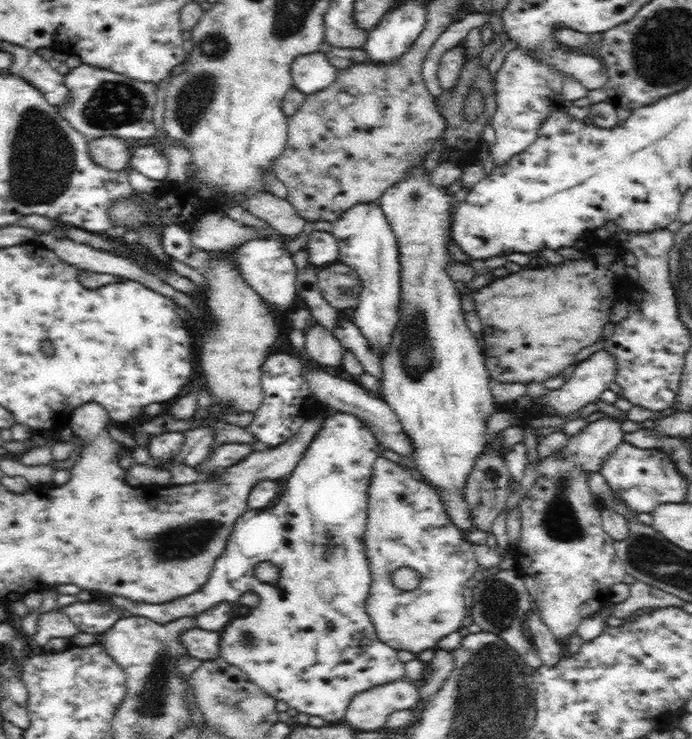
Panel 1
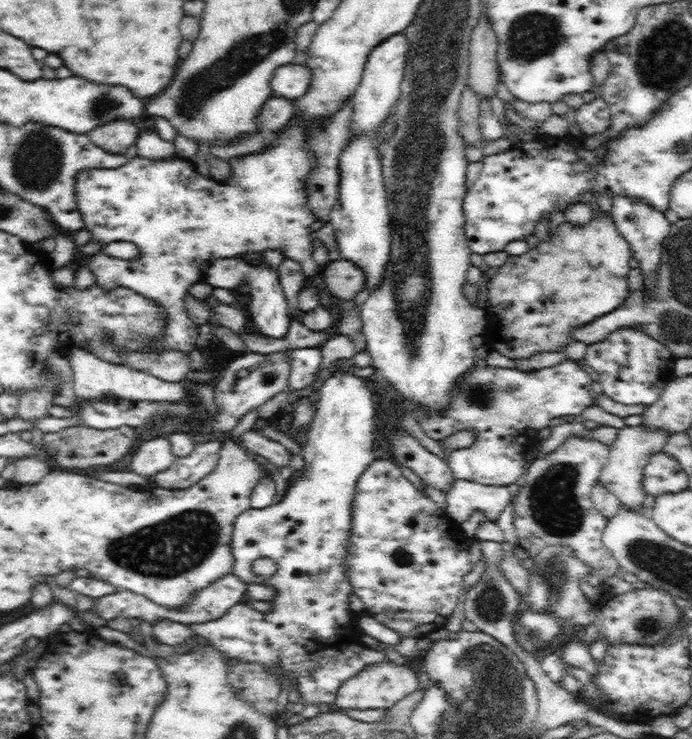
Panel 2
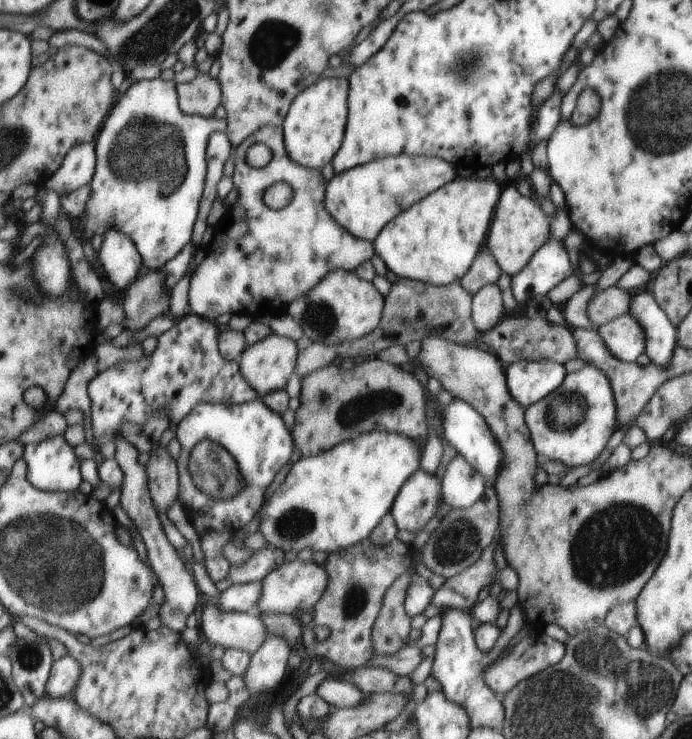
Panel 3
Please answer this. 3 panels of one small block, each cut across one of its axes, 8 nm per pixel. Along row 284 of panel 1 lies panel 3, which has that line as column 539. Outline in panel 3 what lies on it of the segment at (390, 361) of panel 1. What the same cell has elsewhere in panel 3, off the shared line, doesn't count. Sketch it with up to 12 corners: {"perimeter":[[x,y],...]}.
{"perimeter":[[585,363],[525,409],[538,458],[573,469],[618,429],[607,376]]}

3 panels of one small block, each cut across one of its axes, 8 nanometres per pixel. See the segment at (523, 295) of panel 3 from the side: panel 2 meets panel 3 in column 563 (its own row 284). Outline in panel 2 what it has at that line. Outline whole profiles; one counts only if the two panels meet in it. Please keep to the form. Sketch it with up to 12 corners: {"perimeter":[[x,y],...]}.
{"perimeter":[[241,256],[202,268],[216,288],[251,288],[260,332],[286,336],[292,318],[278,268]]}

